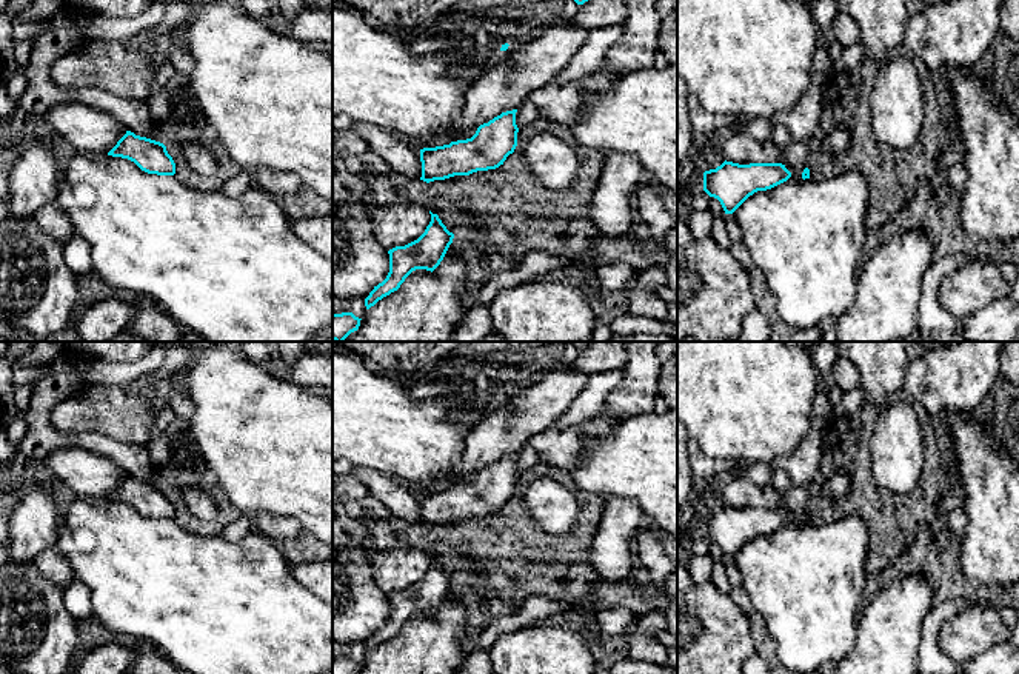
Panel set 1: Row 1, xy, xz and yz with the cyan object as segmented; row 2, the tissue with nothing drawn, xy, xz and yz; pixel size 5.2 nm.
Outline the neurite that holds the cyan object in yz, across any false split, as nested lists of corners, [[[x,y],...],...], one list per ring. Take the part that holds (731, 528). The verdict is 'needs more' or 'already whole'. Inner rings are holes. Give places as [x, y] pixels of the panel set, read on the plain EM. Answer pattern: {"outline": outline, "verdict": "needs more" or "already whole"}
{"outline": [[[725,505],[703,517],[703,536],[720,546],[725,559],[733,559],[754,537],[771,534],[790,522],[782,508],[739,509]]], "verdict": "already whole"}

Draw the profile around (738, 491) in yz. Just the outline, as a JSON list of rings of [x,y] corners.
[[[742,472],[722,479],[716,489],[720,492],[723,505],[739,509],[780,508],[783,500],[771,485],[754,485]]]

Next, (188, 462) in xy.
[[[175,417],[165,432],[169,440],[171,455],[177,463],[177,471],[186,472],[200,482],[206,469],[203,459],[194,454],[188,446],[188,422]]]

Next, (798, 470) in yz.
[[[811,414],[810,431],[791,455],[776,457],[771,466],[770,485],[779,495],[799,486],[810,486],[814,475],[820,472],[822,431],[825,420]]]

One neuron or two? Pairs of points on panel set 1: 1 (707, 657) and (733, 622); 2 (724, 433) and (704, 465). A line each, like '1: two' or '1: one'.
1: one
2: two

